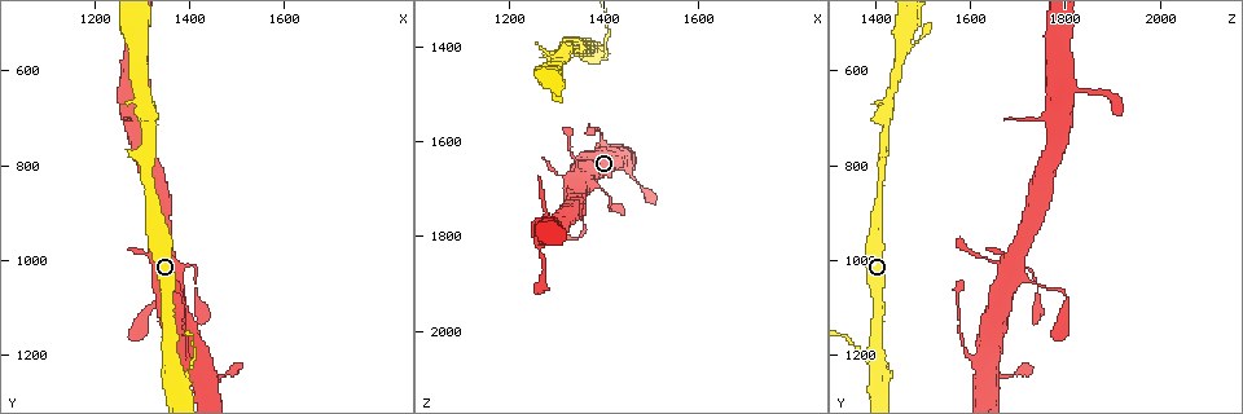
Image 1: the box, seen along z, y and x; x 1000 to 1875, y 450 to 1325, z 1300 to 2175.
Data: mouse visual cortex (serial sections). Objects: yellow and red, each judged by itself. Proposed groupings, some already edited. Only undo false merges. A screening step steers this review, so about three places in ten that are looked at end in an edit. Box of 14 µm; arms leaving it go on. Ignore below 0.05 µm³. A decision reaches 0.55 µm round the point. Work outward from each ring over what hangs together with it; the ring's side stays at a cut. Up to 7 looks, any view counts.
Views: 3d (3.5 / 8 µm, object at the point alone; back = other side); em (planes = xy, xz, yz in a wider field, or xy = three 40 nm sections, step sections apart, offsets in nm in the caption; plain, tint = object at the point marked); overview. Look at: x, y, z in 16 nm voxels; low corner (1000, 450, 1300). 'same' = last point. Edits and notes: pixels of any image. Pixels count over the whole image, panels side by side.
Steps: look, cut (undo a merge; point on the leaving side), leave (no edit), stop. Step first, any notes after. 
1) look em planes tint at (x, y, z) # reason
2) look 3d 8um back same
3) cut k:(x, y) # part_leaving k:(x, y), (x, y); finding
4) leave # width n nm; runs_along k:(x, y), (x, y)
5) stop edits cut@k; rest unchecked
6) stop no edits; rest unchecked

look 3d 3.5um at (1480, 1240, 1695) # thin neck

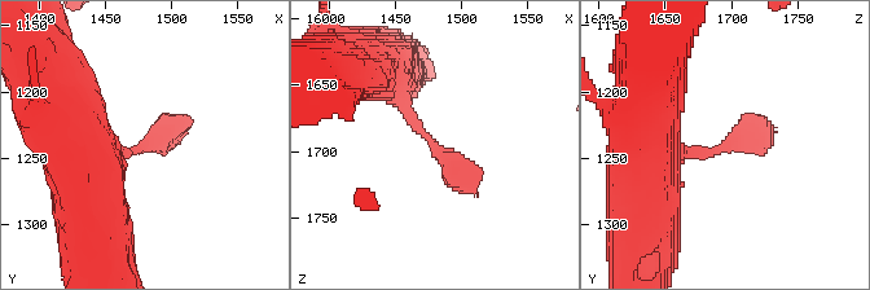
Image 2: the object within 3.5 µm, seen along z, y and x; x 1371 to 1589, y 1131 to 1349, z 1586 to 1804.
look em xy step 5 tint at (1480, 1242, 1692)

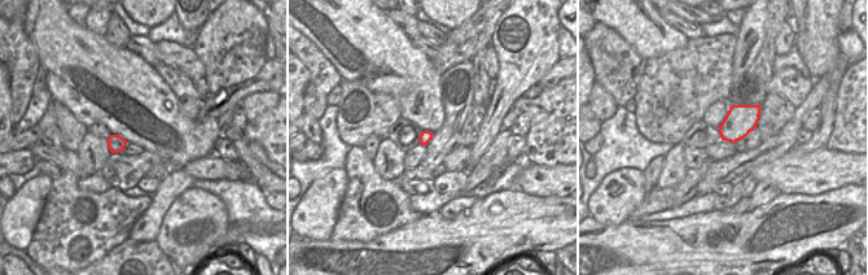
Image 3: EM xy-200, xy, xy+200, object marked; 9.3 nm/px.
leave # runs_along 2:(381, 77), (477, 196); continuous, no second cell

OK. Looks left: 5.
look 3d 3.5um at (1395, 1215, 1600) # sharp bend

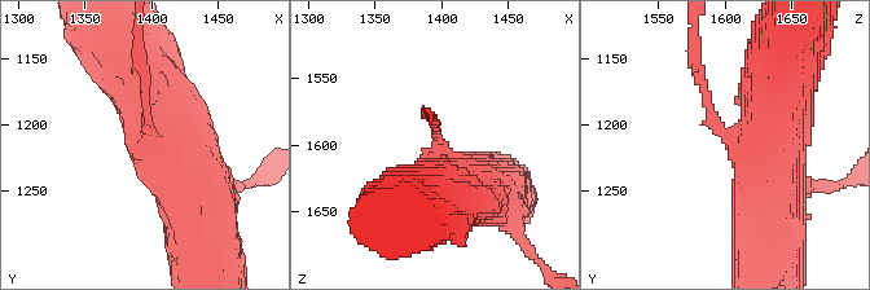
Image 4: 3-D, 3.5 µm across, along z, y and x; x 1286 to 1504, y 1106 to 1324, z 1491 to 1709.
look em xy step 3 tint at (1398, 1212, 1604) # arm_widths 150, 700 nm; need the tissue

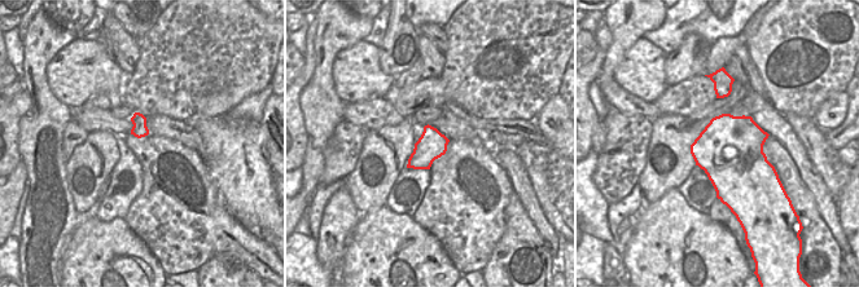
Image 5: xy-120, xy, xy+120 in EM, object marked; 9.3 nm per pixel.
leave # runs_along 4:(434, 206), (438, 130), (430, 117); continuous, no second cell

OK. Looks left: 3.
look 3d 3.5um at (1295, 545, 1460) # arms part here

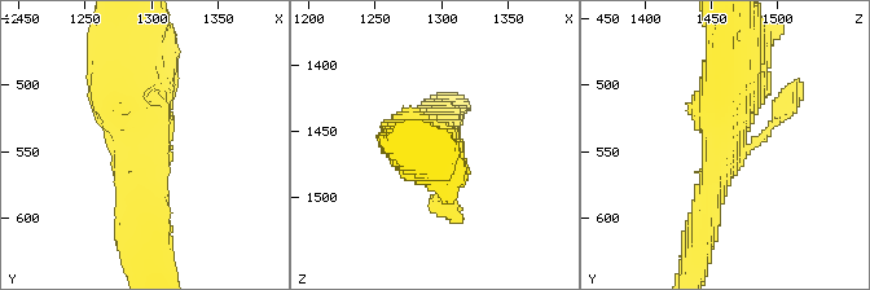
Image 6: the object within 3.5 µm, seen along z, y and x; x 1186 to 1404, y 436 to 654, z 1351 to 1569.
look em xy step 1 tint at (1294, 542, 1462) # need the tissue

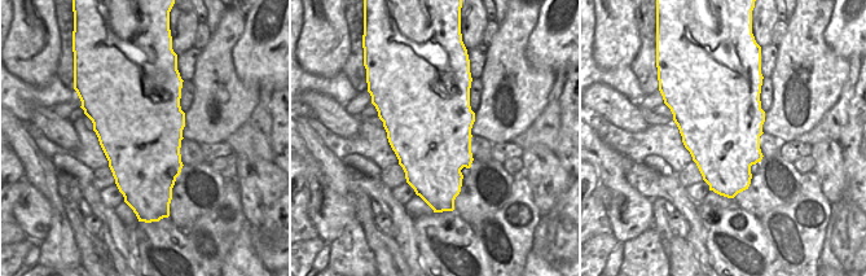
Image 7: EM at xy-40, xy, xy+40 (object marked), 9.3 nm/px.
look em xy step 2 tint same # cut it another way

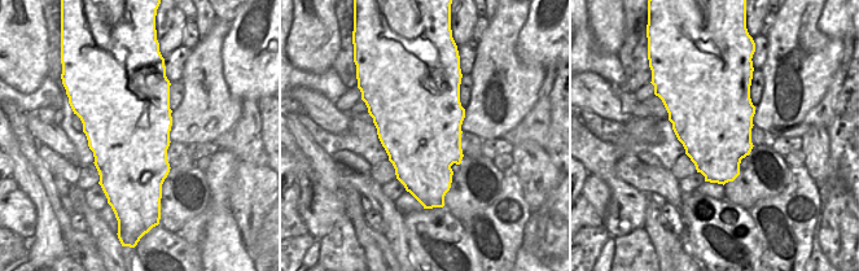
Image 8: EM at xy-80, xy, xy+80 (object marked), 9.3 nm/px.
leave # width 800 nm; runs_along 6:(703, 223), (726, 140), (733, 52); continuous, no second cell

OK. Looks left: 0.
stop no edits; rest unchecked

